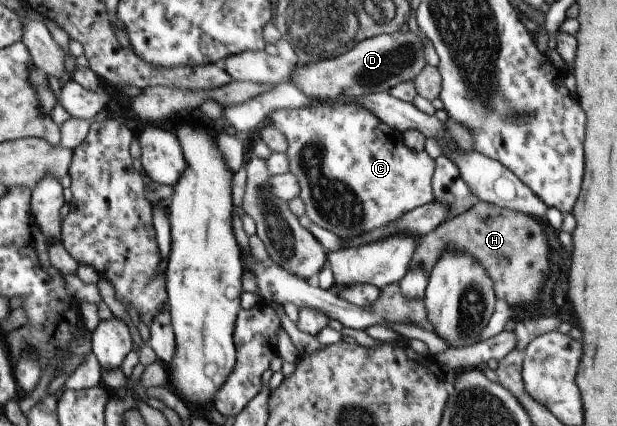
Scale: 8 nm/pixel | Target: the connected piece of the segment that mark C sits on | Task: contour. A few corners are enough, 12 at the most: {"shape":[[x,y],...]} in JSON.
{"shape":[[363,105],[267,117],[343,240],[433,201],[434,160]]}

